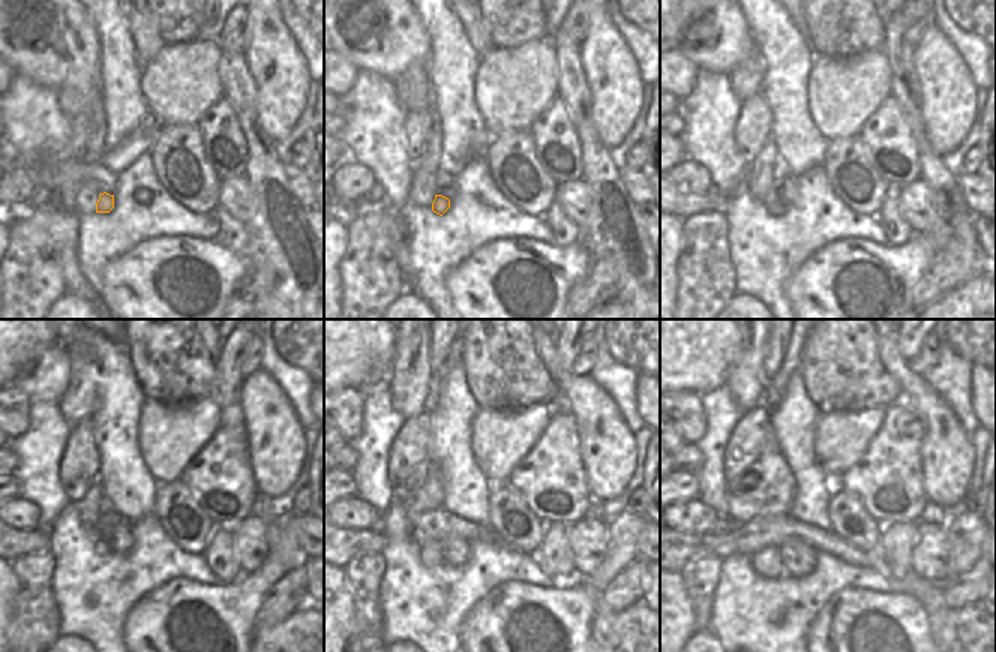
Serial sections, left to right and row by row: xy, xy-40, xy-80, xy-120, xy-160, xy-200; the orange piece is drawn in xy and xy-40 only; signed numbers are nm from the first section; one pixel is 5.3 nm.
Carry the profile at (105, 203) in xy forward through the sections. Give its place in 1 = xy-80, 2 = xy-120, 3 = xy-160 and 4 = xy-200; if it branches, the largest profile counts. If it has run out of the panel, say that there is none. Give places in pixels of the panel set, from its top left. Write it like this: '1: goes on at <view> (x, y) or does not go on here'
1: goes on at xy-80 (776, 207)
2: goes on at xy-120 (101, 546)
3: goes on at xy-160 (431, 555)
4: goes on at xy-200 (767, 561)

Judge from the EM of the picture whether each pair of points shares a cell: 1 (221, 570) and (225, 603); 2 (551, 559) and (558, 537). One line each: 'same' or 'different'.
1: different
2: same

